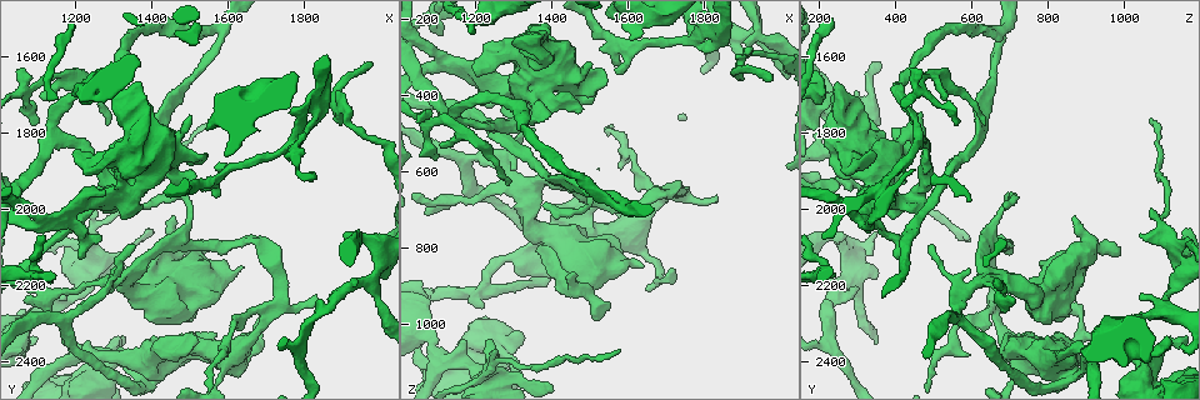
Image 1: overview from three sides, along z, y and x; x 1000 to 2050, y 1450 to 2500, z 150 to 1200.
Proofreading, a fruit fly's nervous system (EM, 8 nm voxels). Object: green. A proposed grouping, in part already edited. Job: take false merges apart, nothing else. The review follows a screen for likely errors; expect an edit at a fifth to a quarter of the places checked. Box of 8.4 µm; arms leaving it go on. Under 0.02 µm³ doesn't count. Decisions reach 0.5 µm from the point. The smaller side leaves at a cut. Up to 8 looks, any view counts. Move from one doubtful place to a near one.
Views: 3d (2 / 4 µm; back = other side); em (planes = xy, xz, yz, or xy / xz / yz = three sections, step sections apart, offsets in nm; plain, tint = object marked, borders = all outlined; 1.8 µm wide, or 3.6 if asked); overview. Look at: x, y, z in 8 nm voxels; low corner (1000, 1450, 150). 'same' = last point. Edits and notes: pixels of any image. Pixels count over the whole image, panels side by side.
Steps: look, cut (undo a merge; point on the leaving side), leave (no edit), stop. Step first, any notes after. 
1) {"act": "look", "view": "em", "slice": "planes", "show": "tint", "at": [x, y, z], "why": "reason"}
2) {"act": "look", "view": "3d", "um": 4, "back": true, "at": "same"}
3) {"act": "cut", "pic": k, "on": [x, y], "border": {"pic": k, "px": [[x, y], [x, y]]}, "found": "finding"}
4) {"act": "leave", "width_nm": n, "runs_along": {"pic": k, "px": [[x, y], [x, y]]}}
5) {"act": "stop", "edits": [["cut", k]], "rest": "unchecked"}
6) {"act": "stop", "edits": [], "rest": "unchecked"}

{"act": "look", "view": "em", "slice": "xy", "step": 16, "show": "tint", "at": [1295, 1930, 490], "why": "four-way junction"}

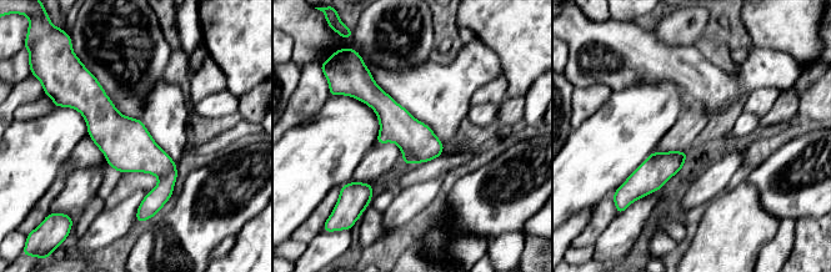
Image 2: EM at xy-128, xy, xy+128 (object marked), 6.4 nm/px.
{"act": "look", "view": "em", "slice": "planes", "show": "borders", "at": "same", "why": "another direction"}

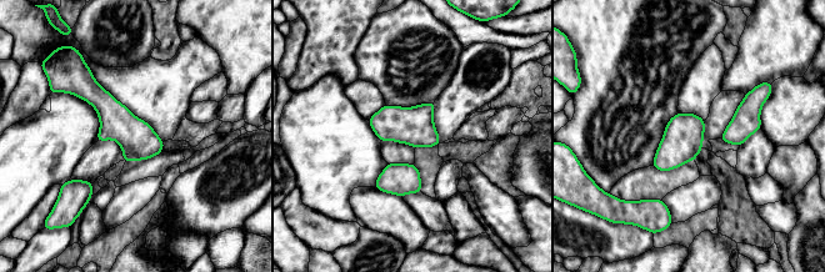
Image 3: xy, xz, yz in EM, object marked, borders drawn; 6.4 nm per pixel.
{"act": "leave", "runs_along": {"pic": 3, "px": [[85, 79], [145, 144], [159, 149]]}, "found": "continuous, no second cell"}

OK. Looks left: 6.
{"act": "look", "view": "3d", "um": 2, "at": [1770, 1820, 250], "why": "branch point"}

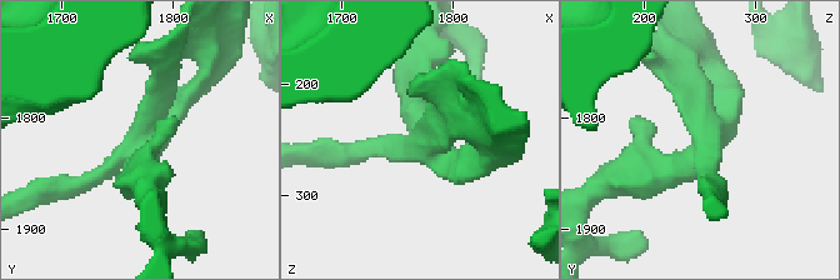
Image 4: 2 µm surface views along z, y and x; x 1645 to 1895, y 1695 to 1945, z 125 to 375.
{"act": "look", "view": "em", "slice": "yz", "step": 4, "show": "tint", "at": [1770, 1826, 256]}

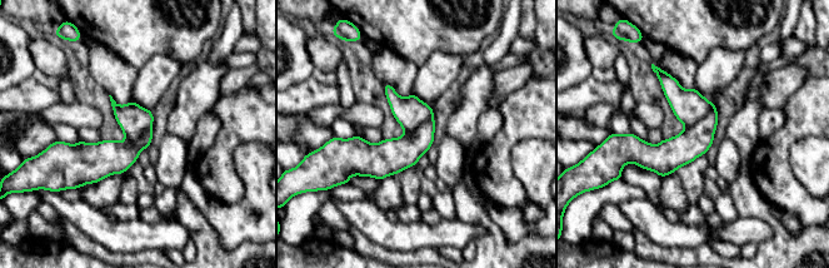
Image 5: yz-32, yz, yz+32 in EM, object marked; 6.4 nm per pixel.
{"act": "look", "view": "em", "slice": "xy", "step": 16, "show": "tint", "at": "same", "why": "another direction"}

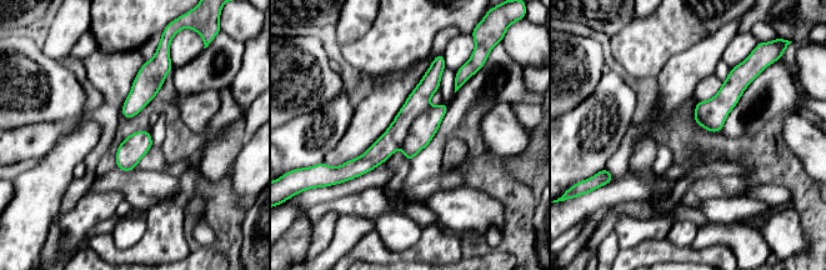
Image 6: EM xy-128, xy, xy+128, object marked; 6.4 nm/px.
{"act": "leave", "found": "continuous, no second cell"}

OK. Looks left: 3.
{"act": "look", "view": "3d", "um": 2, "back": true, "at": [1585, 1550, 670]}

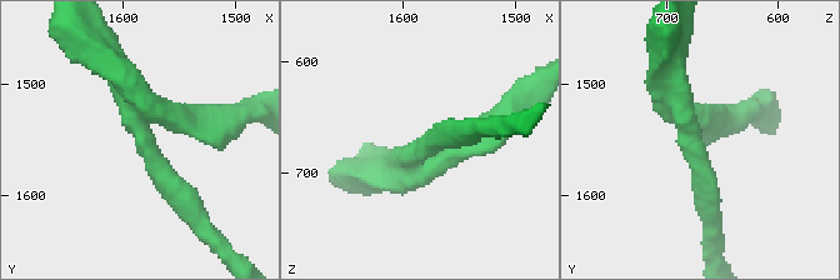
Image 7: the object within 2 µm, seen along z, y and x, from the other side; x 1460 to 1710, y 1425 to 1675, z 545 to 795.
{"act": "look", "view": "em", "slice": "planes", "show": "tint", "at": [1578, 1550, 674], "why": "now the EM"}

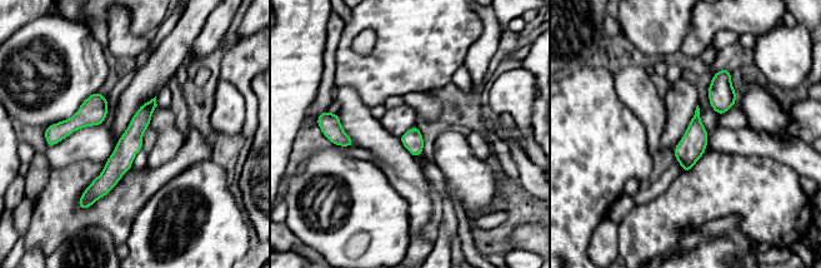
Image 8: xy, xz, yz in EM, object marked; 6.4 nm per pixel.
{"act": "leave", "runs_along": {"pic": 8, "px": [[153, 103], [120, 162], [91, 199]]}, "found": "all the same cell"}

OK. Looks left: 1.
{"act": "stop", "edits": [], "rest": "unchecked"}

